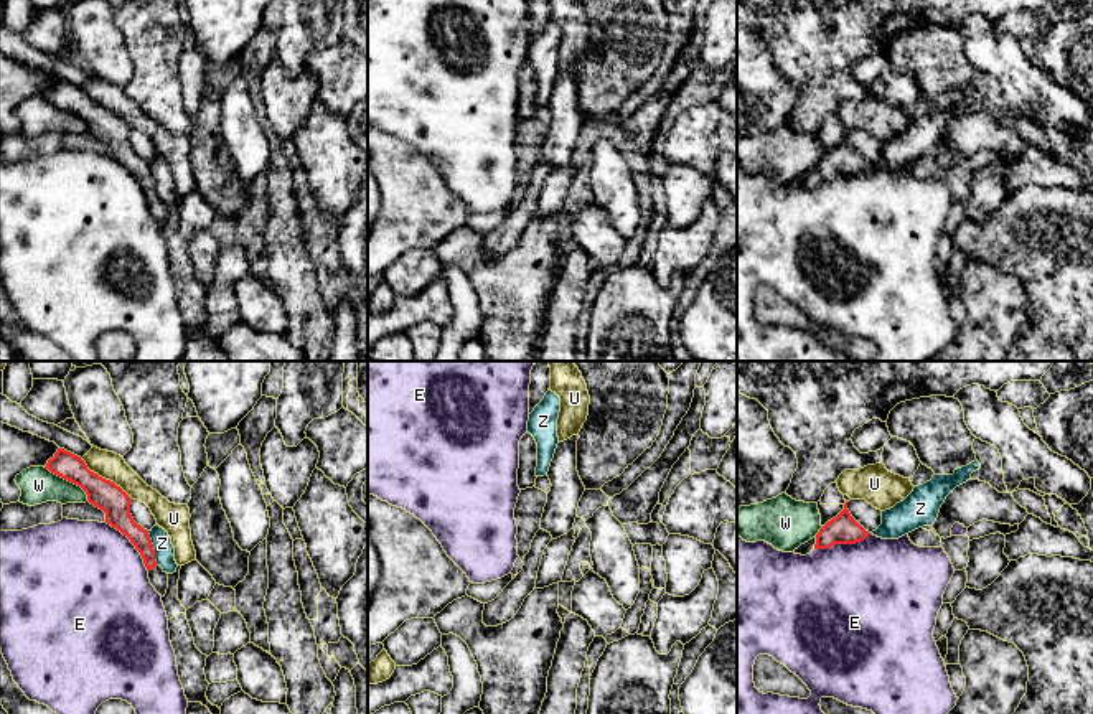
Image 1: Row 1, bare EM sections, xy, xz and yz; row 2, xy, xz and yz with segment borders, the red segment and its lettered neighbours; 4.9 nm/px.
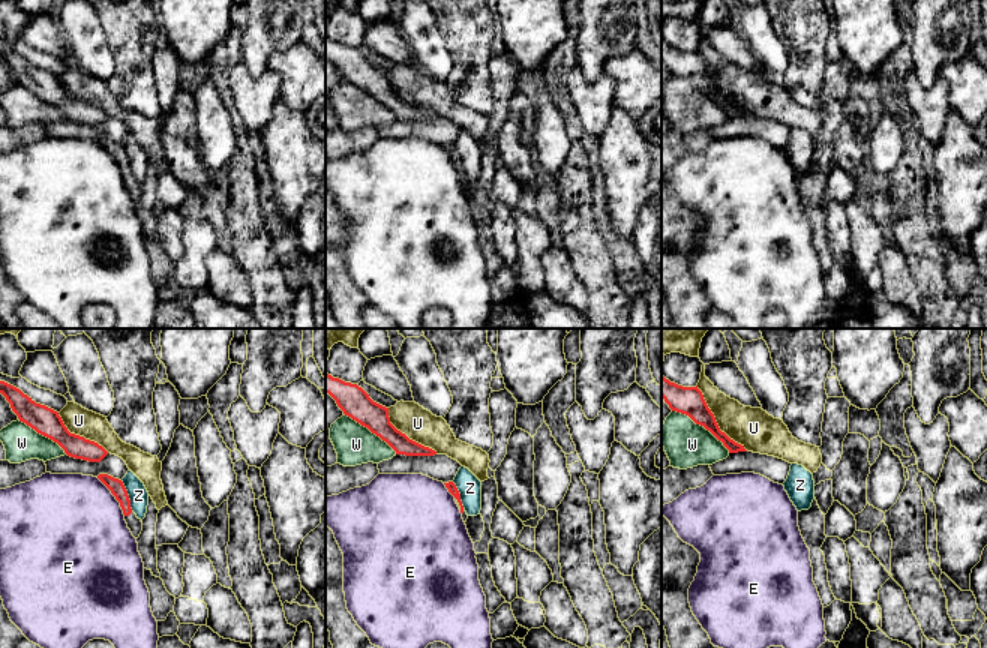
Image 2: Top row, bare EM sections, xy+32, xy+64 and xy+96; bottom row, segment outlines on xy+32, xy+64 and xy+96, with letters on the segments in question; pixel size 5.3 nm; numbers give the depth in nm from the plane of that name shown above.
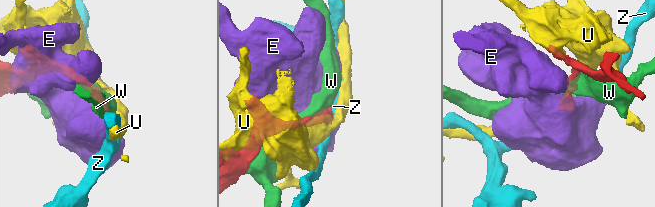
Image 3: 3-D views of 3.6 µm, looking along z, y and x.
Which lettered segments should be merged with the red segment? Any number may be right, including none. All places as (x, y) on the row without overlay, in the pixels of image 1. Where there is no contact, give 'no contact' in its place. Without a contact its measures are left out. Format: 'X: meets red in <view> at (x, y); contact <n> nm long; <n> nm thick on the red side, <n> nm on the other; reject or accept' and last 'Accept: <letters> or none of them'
E: meets red in xy at (132, 173); contact 320 nm long; 150 nm thick on the red side, 500 nm on the other; reject
U: meets red in xy at (104, 109); contact 320 nm long; 150 nm thick on the red side, 140 nm on the other; reject
W: meets red in xy at (68, 111); contact 280 nm long; 150 nm thick on the red side, 180 nm on the other; reject
Z: meets red in xy at (152, 178); contact 180 nm long; 130 nm thick on the red side, 100 nm on the other; reject
Accept: none of them

